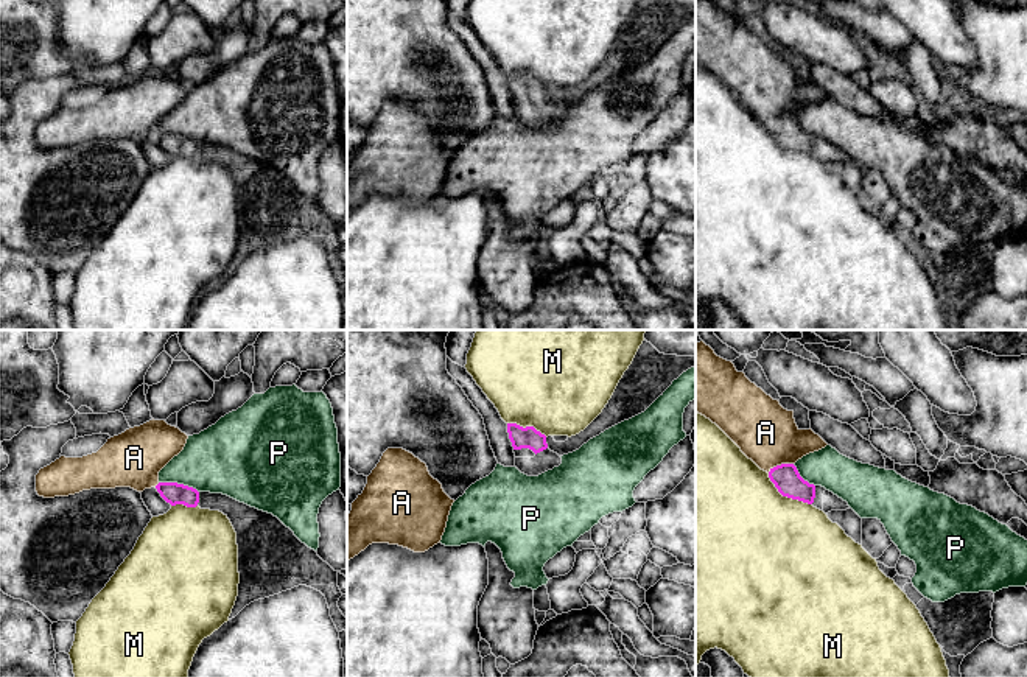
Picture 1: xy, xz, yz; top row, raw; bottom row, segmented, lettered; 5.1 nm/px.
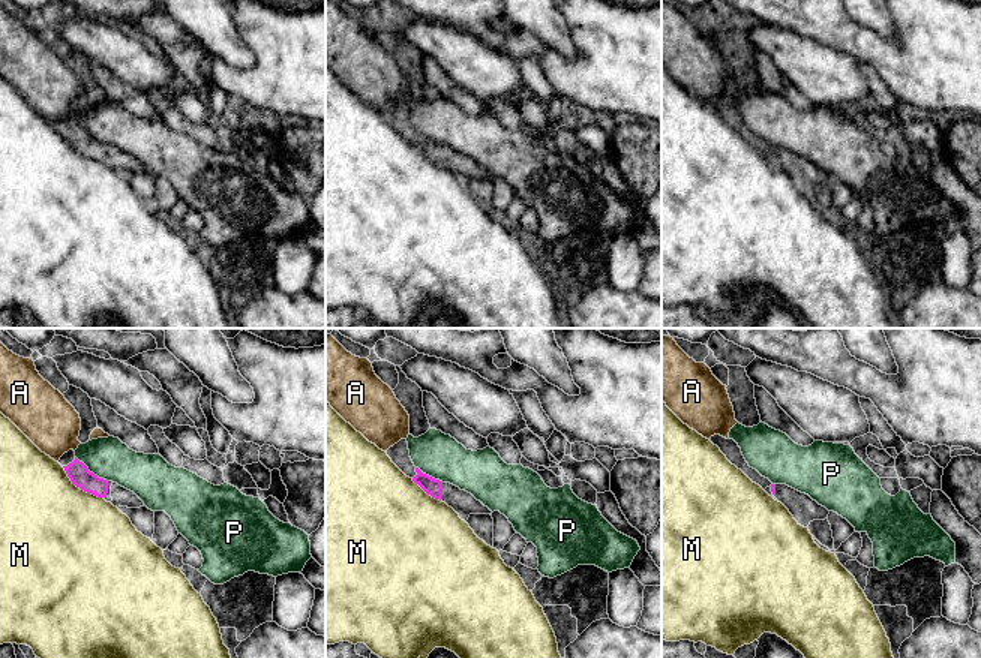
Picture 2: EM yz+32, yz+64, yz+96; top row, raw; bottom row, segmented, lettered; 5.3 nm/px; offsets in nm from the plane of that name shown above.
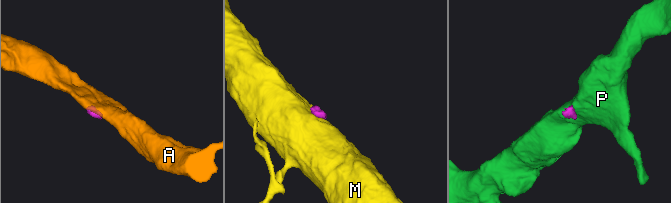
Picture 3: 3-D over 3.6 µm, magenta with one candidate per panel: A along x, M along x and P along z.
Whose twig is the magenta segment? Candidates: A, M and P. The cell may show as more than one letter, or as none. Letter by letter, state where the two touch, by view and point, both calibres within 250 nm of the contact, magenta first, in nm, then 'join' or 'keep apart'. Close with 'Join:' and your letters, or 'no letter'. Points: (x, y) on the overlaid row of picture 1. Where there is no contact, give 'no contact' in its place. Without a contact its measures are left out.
A: contact yz (780, 466); calibres 140 and 320 nm; keep apart
M: contact yz (786, 495); calibres 140 and 480 nm; keep apart
P: contact xy (179, 484); calibres 110 and 360 nm; keep apart
Join: no letter

